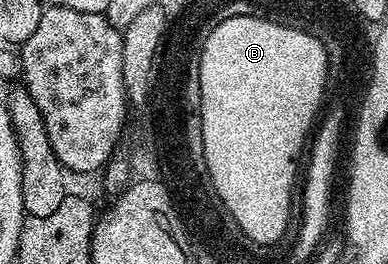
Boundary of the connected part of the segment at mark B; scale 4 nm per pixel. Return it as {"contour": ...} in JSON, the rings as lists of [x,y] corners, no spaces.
{"contour":[[[257,16],[231,17],[211,29],[202,47],[199,81],[203,153],[206,155],[209,179],[231,217],[238,222],[239,229],[264,247],[272,248],[273,243],[280,244],[285,238],[291,193],[298,182],[297,154],[305,138],[306,143],[310,138],[328,79],[329,63],[325,47],[309,29],[275,24]]]}

